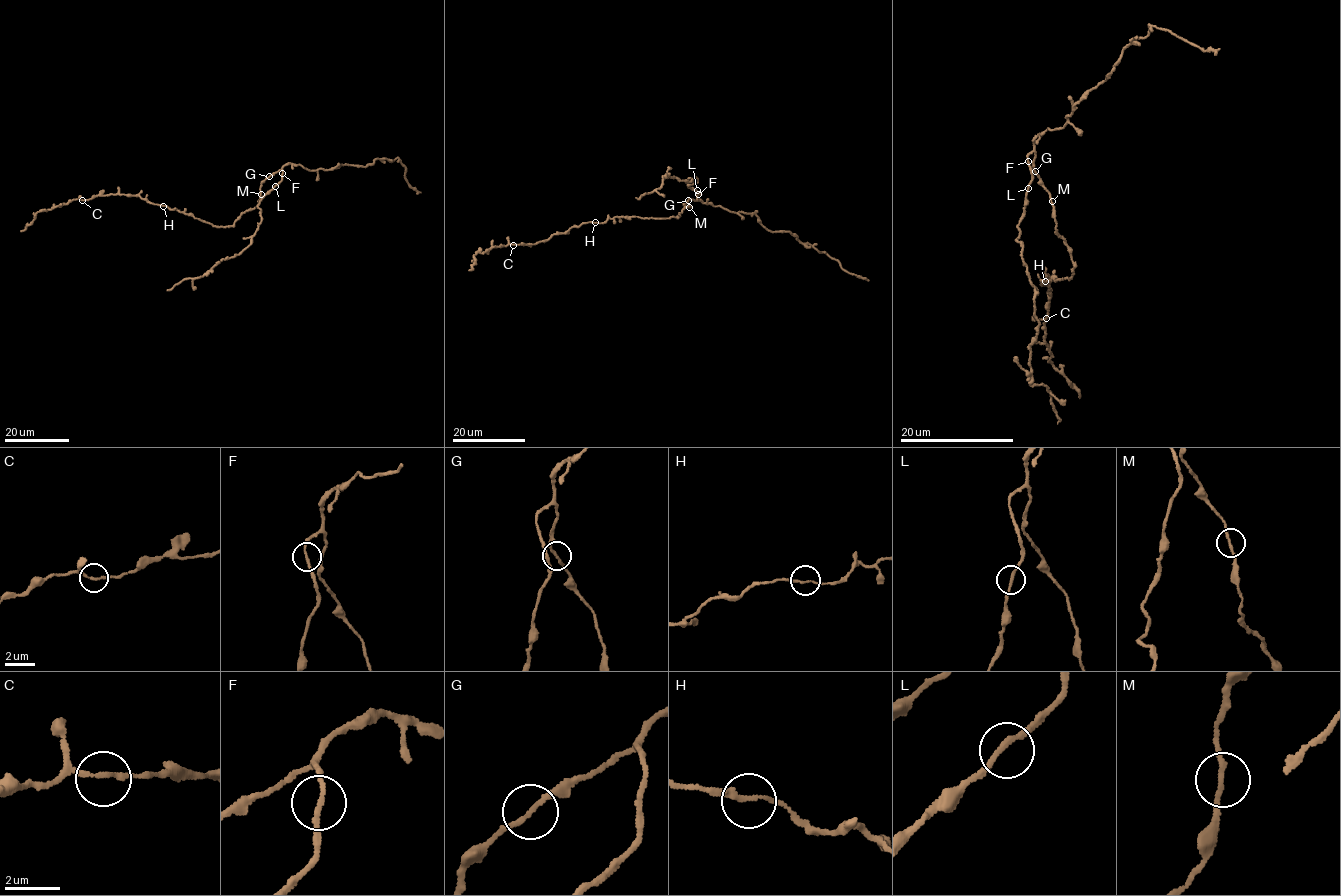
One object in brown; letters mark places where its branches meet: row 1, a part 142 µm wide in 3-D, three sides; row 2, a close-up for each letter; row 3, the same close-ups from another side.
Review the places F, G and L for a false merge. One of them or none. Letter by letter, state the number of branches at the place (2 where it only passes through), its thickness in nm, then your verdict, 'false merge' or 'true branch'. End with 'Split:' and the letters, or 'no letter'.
F: 2 branches meet; 160 nm thick; true branch
G: 2 branches meet; 170 nm thick; true branch
L: 2 branches meet; 180 nm thick; true branch
Split: no letter

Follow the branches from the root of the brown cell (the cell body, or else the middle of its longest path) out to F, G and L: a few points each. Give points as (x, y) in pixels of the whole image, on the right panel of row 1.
F: (1058, 234), (1050, 194), (1033, 167), (1035, 156), (1033, 152), (1028, 155), (1028, 161)
G: (1058, 234), (1050, 194), (1035, 171)
L: (1058, 234), (1050, 194), (1033, 167), (1035, 156), (1033, 152), (1028, 155), (1032, 177), (1028, 188)

